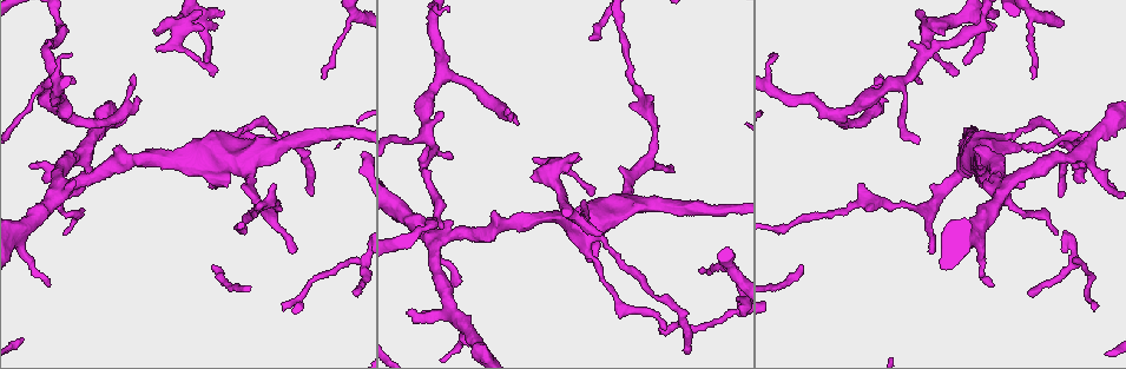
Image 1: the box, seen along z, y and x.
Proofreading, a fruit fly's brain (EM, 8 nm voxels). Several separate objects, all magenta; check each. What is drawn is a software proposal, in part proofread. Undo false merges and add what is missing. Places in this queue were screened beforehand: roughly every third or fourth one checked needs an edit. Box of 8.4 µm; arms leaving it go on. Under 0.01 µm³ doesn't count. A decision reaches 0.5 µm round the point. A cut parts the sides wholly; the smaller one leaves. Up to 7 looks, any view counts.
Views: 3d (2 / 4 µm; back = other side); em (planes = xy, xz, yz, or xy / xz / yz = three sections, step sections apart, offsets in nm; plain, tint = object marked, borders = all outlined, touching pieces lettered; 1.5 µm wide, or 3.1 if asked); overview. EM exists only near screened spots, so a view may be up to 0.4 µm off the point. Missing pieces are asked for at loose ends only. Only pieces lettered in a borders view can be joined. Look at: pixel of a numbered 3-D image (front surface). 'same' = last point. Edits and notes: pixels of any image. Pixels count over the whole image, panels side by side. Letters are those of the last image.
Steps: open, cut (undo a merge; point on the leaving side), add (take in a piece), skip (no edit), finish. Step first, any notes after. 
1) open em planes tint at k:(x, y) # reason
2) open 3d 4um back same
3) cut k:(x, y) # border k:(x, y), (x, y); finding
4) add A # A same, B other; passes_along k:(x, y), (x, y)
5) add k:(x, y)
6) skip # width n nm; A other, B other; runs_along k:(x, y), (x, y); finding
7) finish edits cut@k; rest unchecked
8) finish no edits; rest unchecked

open 3d 4um at 1:(993, 285)

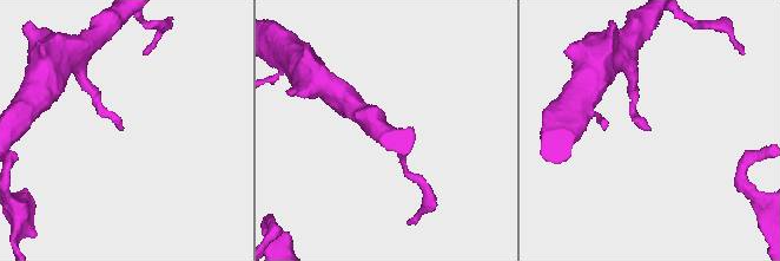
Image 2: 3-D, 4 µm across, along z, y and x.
open em planes borders at 2:(120, 130) # now the EM

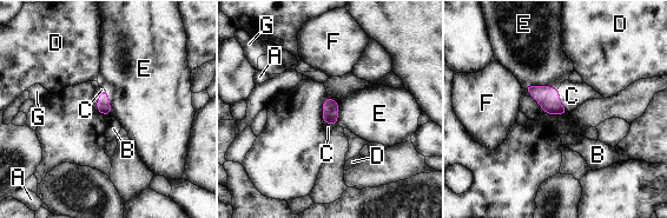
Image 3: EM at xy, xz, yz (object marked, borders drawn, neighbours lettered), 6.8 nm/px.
add C # A other, B other, C same, D other, E other, F other, G other; the neuron continues

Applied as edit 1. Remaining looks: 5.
open 3d 2um at 1:(511, 117) # free end

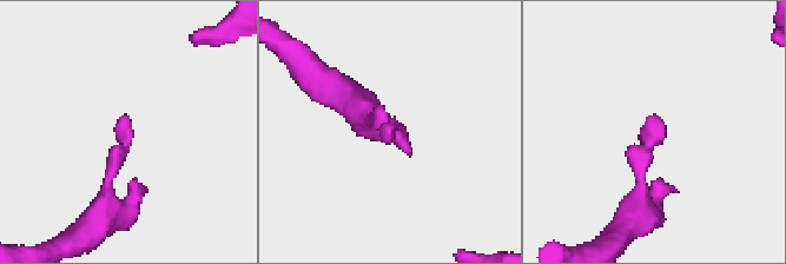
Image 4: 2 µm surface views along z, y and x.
open em planes borders at 4:(124, 114) # shape alone is not enough

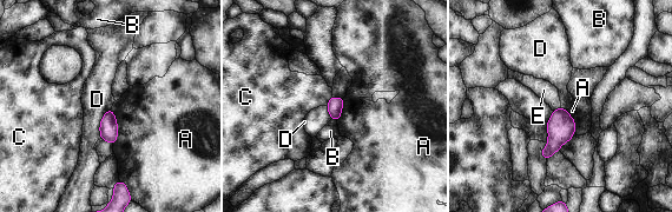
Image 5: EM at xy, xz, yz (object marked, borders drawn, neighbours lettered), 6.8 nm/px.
skip # A other, B other, C other, D other, E other; no lettered piece goes on from it

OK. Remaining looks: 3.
open em planes borders at 1:(323, 77) # branch stops here

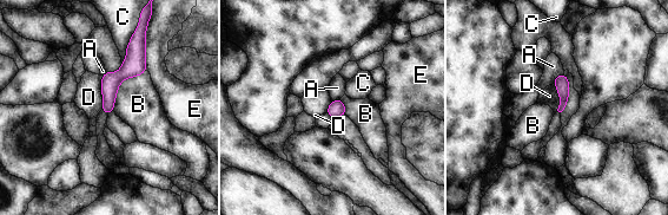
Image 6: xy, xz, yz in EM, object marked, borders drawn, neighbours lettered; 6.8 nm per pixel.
skip # width 90 nm; A other, B other, C other, D other, E other; runs_along 6:(143, 46), (108, 88), (107, 110); no lettered piece goes on from it

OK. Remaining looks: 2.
finish edits add@3; rest unchecked

